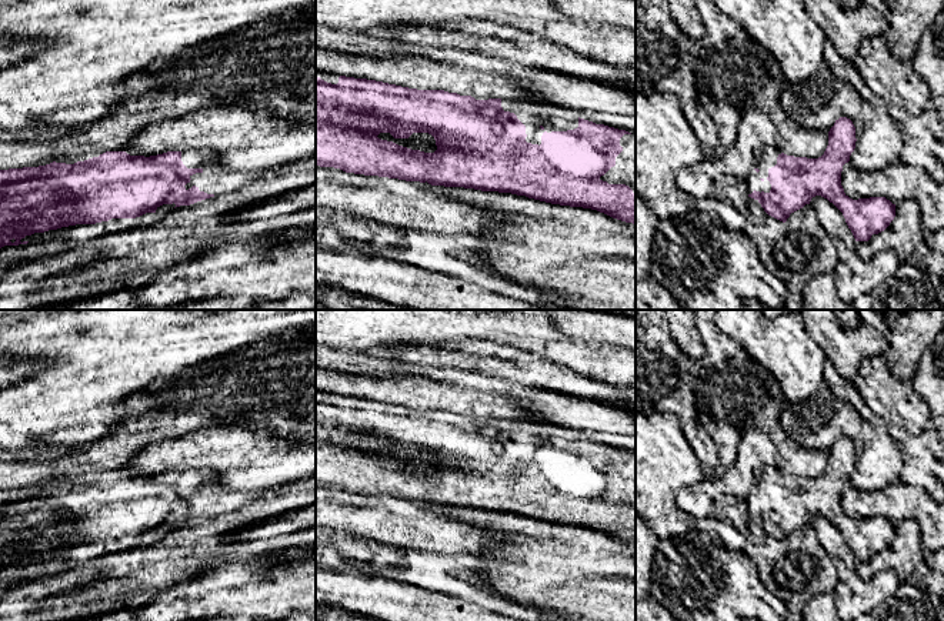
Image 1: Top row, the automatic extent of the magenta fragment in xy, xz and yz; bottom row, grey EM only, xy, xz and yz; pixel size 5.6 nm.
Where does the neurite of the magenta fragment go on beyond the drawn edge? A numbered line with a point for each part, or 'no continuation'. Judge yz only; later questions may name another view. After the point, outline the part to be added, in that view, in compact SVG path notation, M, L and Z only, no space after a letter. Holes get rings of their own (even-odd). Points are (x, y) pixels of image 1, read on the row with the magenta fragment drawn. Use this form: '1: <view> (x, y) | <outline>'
1: yz (766, 157) | M765 146L754 153L753 168L744 178L748 194L755 191L770 193L771 184L767 180L768 170L777 164L777 157L781 154L780 147Z

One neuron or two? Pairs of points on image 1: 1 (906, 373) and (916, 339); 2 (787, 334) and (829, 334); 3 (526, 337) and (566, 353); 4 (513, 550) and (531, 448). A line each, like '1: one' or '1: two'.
1: one
2: two
3: one
4: two

